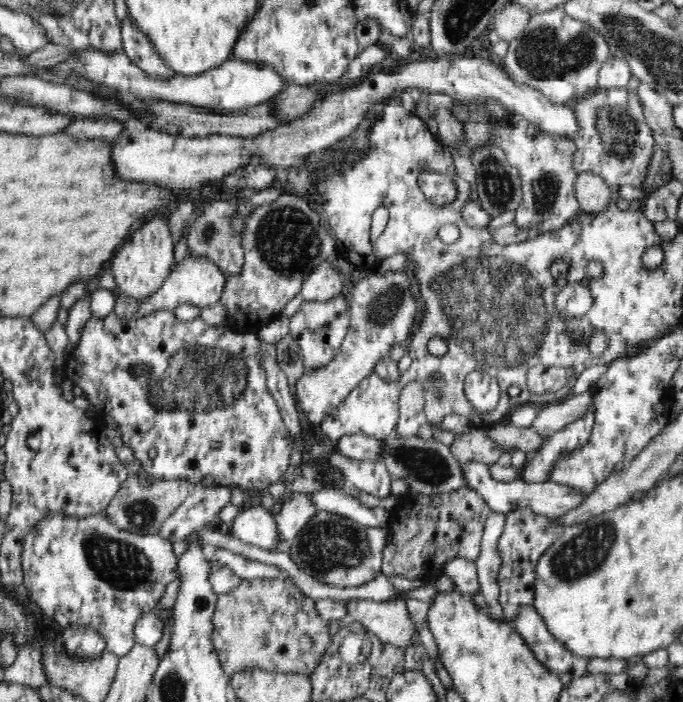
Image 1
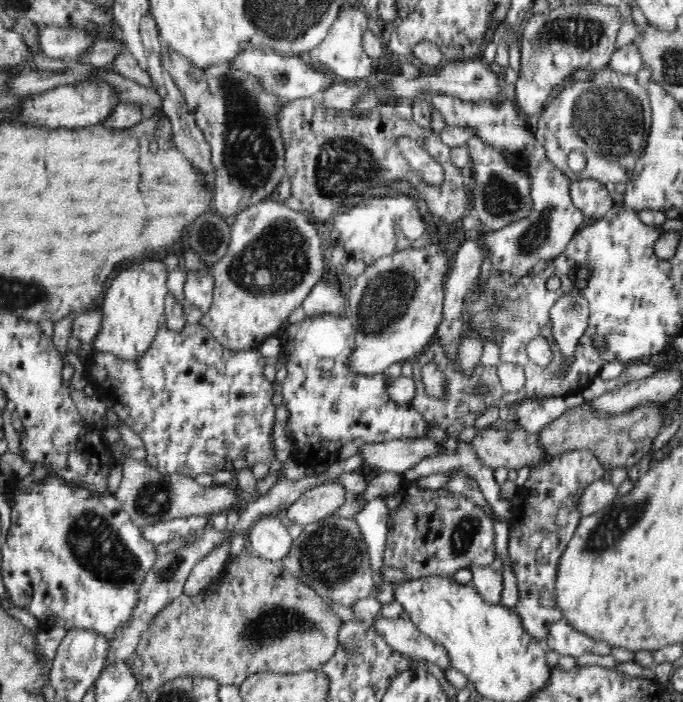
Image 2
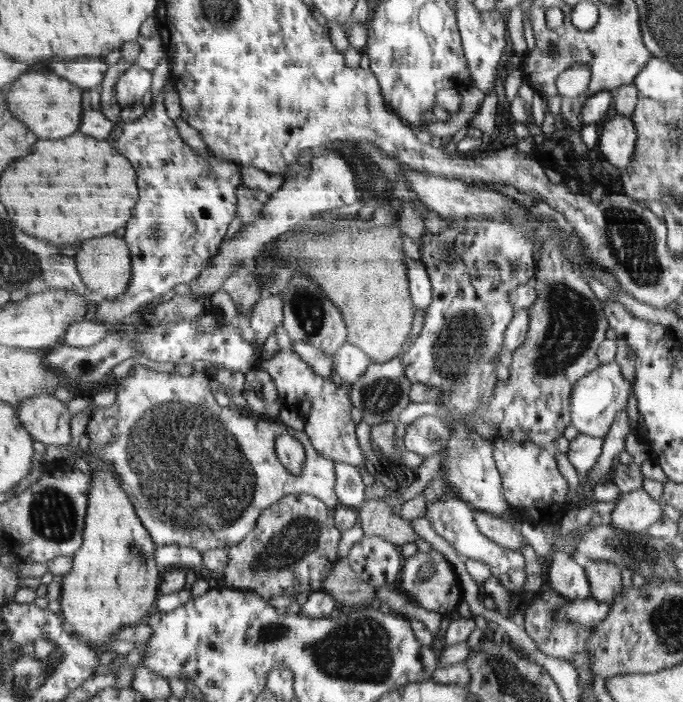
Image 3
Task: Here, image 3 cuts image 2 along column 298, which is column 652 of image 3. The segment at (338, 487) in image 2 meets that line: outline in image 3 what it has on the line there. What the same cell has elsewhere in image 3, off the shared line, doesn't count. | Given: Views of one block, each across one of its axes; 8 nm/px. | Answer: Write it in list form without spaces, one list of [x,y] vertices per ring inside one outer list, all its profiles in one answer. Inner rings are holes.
[[[644,488],[624,493],[611,513],[610,523],[627,534],[643,533],[665,517],[663,505]]]

